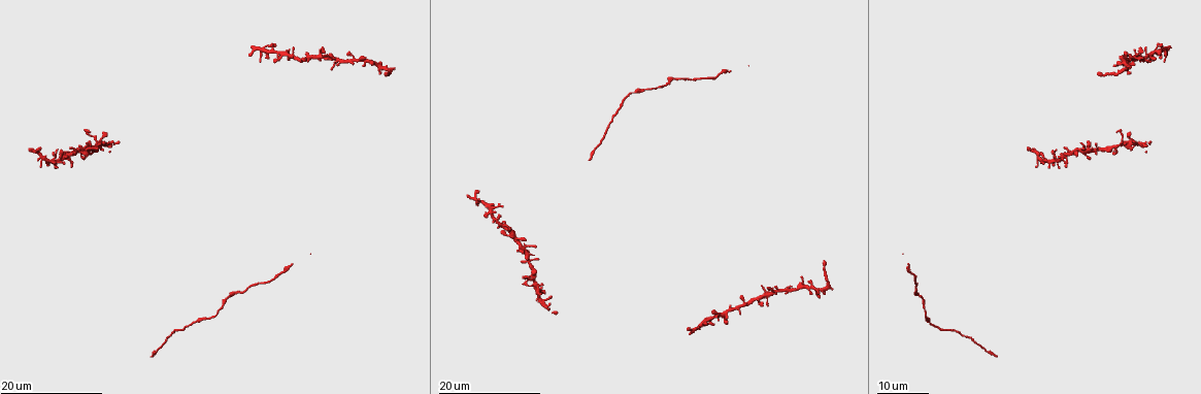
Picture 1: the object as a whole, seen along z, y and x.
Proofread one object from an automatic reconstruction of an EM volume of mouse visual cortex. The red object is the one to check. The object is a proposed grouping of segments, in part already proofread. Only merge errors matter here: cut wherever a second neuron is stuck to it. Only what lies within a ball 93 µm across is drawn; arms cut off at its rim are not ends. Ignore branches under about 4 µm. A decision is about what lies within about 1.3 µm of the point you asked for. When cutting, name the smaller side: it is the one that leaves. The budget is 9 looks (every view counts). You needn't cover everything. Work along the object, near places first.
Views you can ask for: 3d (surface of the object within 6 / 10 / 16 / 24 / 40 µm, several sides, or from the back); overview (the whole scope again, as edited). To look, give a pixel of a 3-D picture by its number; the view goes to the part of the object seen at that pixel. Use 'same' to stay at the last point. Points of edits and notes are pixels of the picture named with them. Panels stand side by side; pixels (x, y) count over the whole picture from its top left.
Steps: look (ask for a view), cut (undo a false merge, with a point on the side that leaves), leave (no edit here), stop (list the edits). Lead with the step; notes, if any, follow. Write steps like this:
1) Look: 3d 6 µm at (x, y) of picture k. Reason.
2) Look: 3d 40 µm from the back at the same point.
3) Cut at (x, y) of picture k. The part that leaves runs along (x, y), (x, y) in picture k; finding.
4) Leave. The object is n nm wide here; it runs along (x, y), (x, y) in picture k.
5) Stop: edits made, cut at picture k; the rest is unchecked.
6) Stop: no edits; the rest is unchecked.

Look: 3d 24 µm at (726, 72) of picture 1.

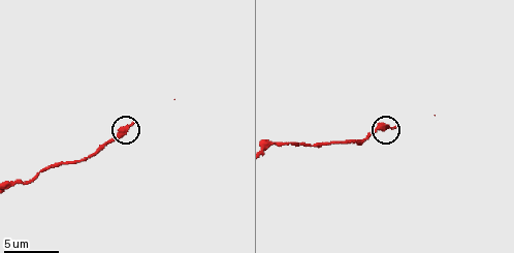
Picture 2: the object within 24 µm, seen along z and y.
Look: 3d 6 µm at (122, 130) of picture 2.

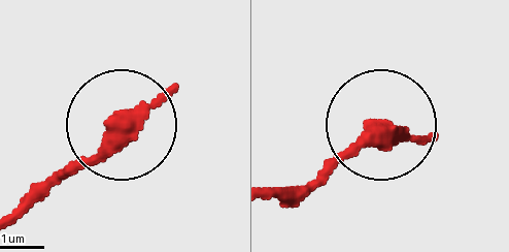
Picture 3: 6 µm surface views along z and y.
Leave. It runs along (18, 221), (113, 129) in picture 3; one neuron here.

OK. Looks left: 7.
Look: 3d 24 µm at (645, 90) of picture 1. Calibre changes.

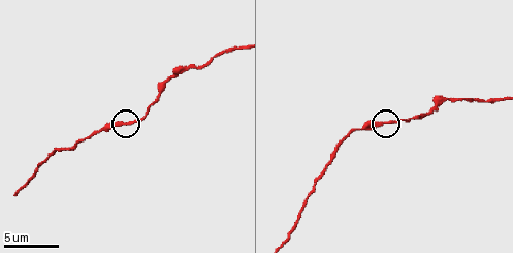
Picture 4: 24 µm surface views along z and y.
Look: 3d 10 µm at (389, 121) of picture 4.

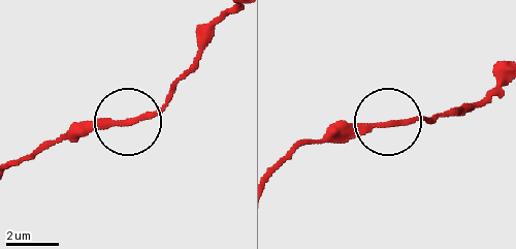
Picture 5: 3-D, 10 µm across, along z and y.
Leave. It runs along (279, 166), (332, 133), (450, 113) in picture 5; all the same neuron.

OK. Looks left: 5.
Look: 3d 10 µm at (327, 166) of picture 4.

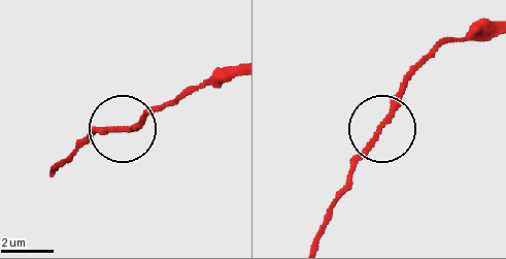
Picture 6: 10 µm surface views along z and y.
Leave. The object is 170 nm wide here; all the same neuron.

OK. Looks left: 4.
Look: 3d 10 µm at (480, 101) of picture 4. Thin neck.

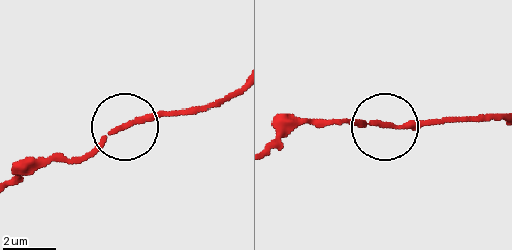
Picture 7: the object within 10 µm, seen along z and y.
Leave. The object is 200 nm wide here; it runs along (278, 138), (311, 119), (442, 125) in picture 7; continuous, no second neuron.

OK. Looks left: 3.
Stop: no edits; the rest is unchecked.

